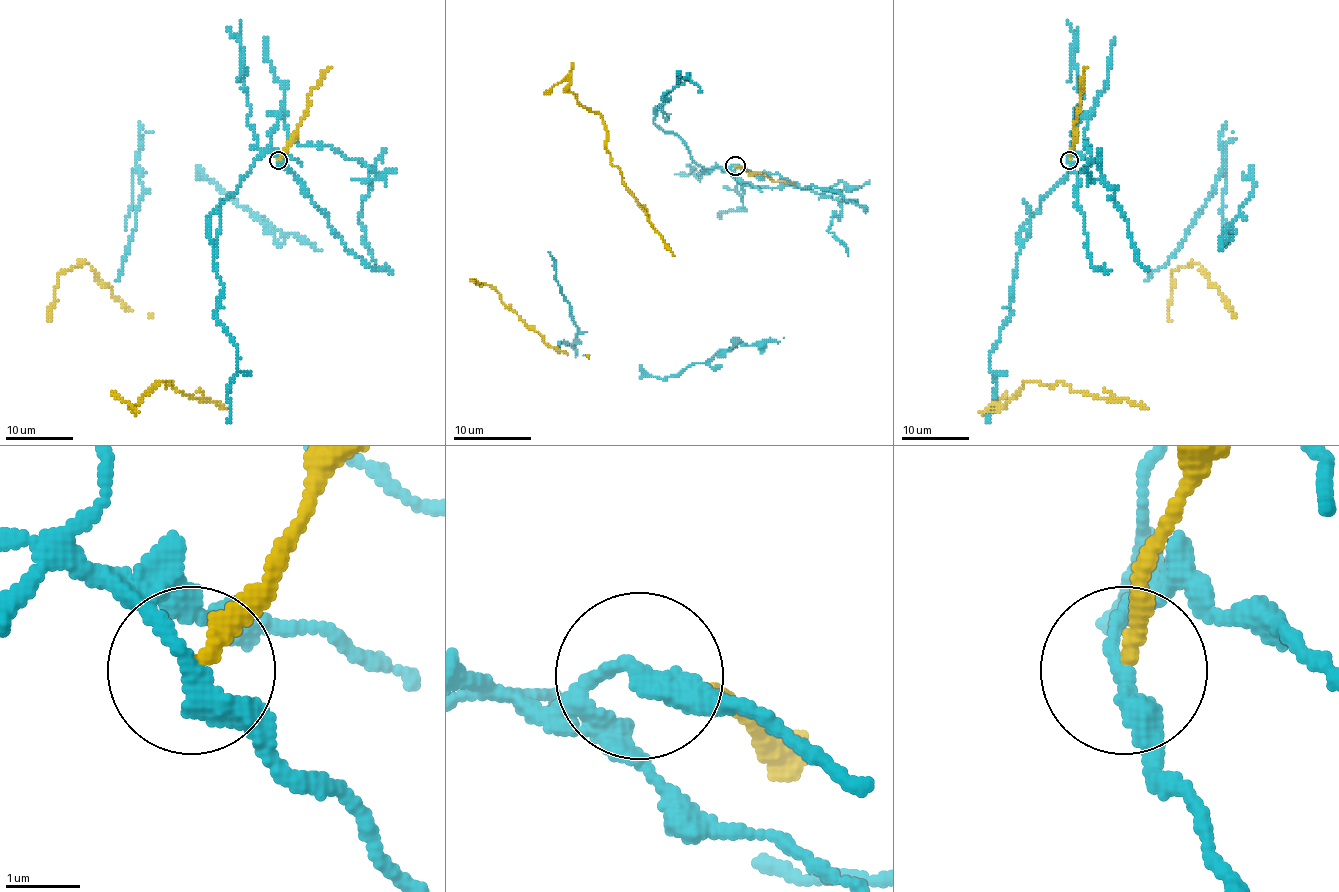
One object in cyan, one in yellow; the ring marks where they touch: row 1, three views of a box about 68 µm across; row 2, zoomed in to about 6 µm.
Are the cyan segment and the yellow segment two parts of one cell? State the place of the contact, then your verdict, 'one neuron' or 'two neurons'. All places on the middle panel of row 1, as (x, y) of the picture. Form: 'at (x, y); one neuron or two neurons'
at (735, 166); two neurons

